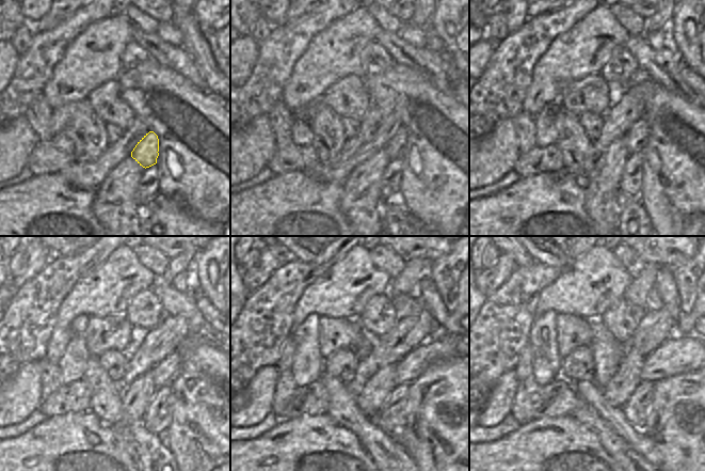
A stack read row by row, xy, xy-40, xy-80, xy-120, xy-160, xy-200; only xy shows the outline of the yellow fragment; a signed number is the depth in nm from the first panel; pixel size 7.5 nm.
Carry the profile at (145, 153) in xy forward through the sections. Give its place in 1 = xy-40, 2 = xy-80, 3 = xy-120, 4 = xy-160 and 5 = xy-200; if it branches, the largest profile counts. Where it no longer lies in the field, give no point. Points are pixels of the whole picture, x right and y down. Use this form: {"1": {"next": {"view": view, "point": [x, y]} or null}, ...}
{"1": {"next": {"view": "xy-40", "point": [397, 139]}}, "2": {"next": {"view": "xy-80", "point": [637, 137]}}, "3": {"next": {"view": "xy-120", "point": [163, 373]}}, "4": {"next": {"view": "xy-160", "point": [439, 348]}}, "5": {"next": {"view": "xy-200", "point": [677, 355]}}}

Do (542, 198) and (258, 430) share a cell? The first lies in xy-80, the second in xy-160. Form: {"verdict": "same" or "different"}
{"verdict": "different"}

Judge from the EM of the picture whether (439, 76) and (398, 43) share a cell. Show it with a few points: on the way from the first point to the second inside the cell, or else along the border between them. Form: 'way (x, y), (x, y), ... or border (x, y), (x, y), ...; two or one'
way (429, 65), (423, 60), (415, 58), (409, 52); one

